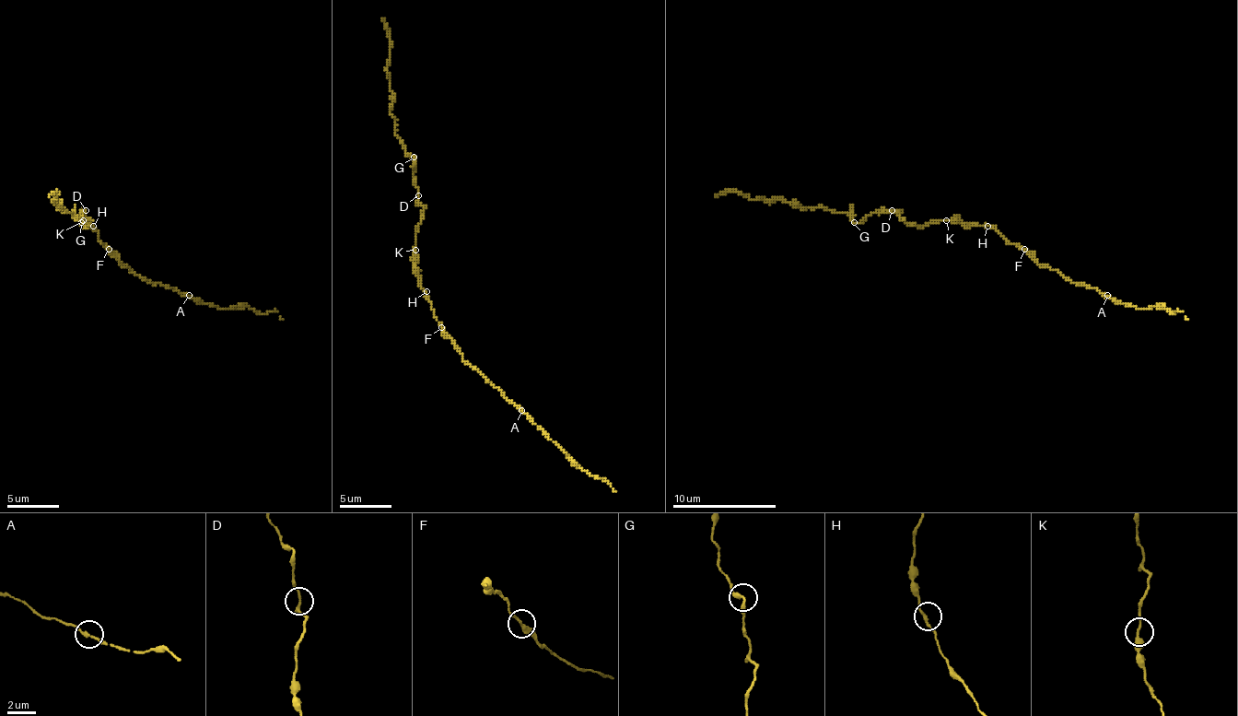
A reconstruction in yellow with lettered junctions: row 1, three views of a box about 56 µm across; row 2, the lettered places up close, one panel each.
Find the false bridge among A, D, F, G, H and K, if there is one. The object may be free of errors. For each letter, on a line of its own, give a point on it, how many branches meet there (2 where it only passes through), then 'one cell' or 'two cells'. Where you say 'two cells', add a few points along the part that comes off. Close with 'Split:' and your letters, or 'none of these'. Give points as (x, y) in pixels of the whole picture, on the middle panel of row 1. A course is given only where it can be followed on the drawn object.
A: place (521, 410); branches 2; one cell
D: place (418, 195); branches 2; one cell
F: place (441, 327); branches 2; one cell
G: place (414, 157); branches 2; one cell
H: place (426, 291); branches 2; one cell
K: place (415, 250); branches 2; one cell
Split: none of these

